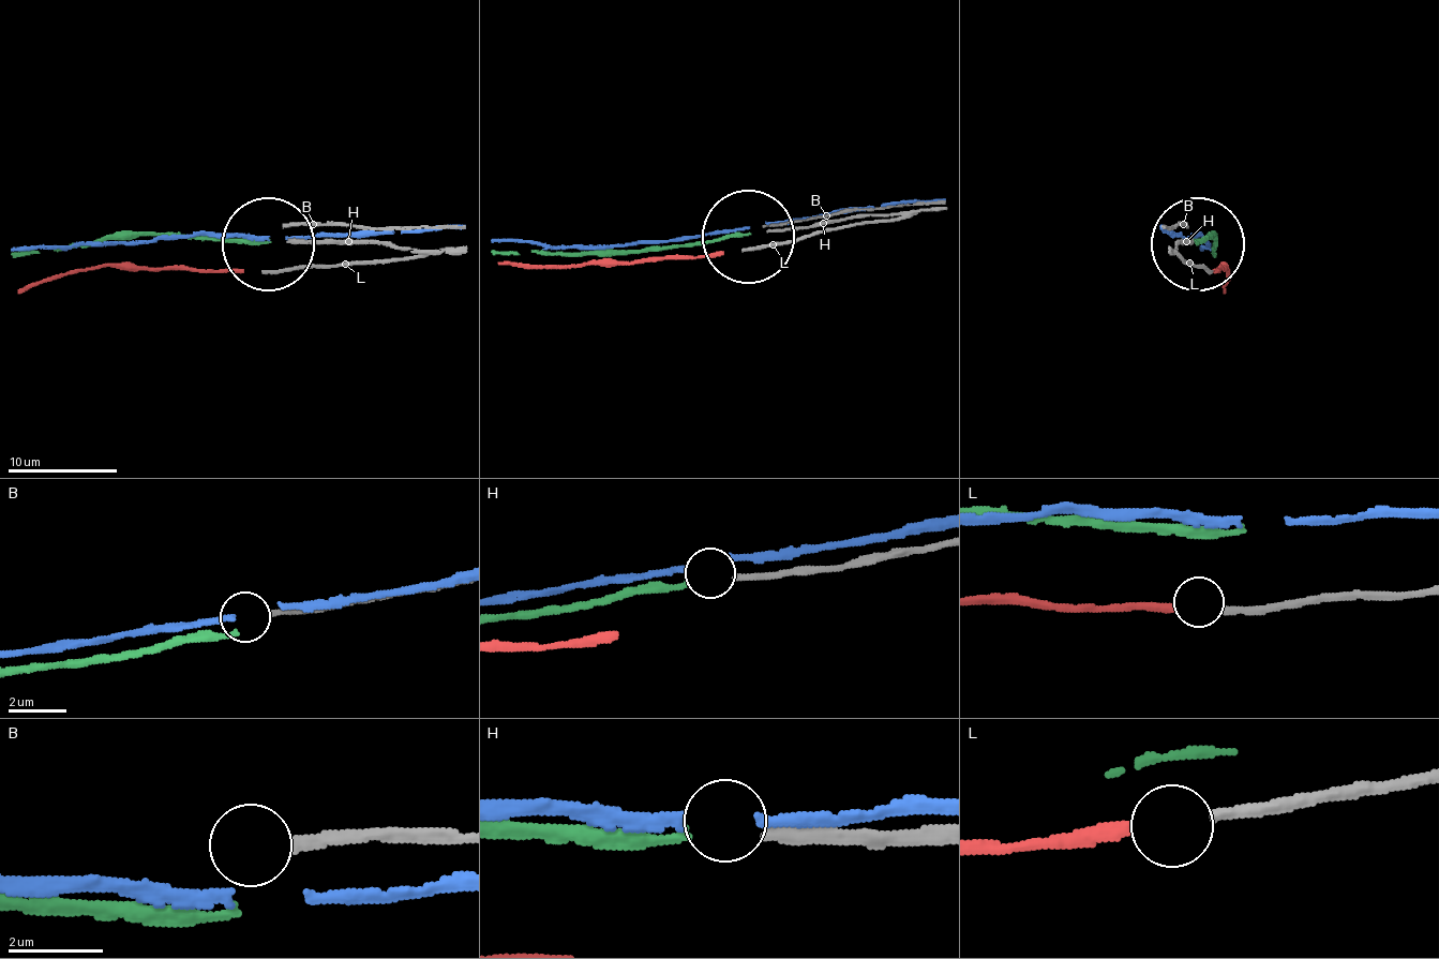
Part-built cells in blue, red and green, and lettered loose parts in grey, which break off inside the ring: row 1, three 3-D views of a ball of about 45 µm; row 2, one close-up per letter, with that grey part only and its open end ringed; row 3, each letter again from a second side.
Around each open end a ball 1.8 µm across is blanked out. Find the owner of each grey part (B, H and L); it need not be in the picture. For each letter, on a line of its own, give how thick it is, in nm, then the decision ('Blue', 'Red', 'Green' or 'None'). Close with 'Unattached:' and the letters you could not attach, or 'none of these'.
B: Thickness 200 nm. None
H: Thickness 260 nm. Green
L: Thickness 240 nm. Red
Unattached: B

